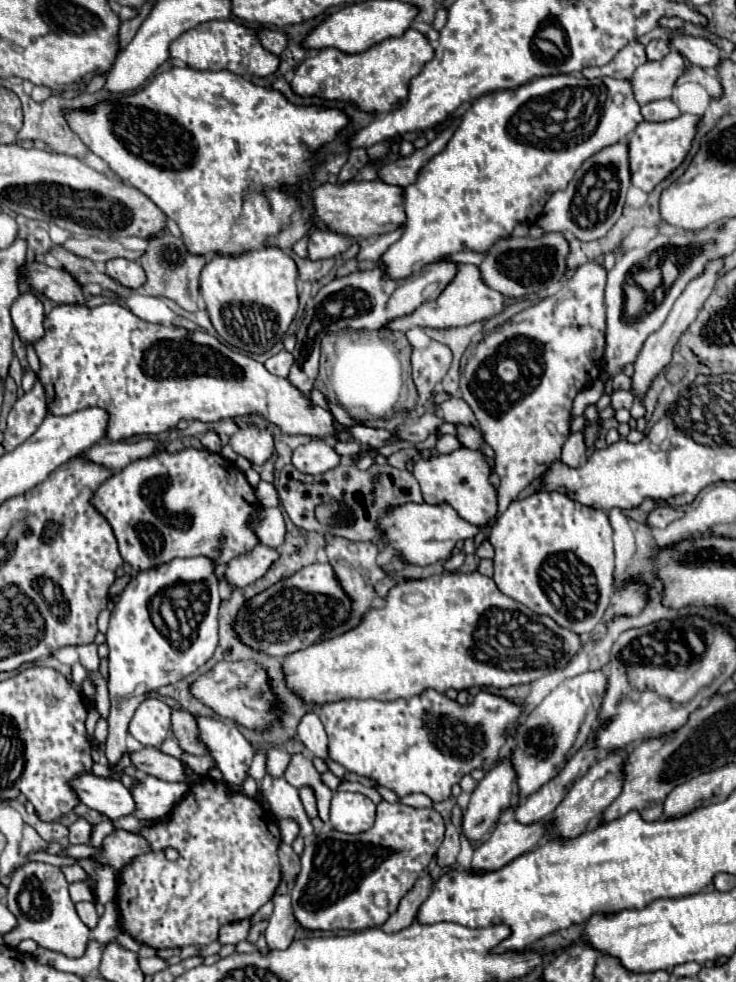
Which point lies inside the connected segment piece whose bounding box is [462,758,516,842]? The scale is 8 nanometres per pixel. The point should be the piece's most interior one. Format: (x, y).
(492, 796)

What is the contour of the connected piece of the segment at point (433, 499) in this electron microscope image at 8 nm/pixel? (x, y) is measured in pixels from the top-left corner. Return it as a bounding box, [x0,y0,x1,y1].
[412,446,498,526]

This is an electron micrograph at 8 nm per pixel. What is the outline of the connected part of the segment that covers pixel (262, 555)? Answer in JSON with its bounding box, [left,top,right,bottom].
[224,546,278,588]

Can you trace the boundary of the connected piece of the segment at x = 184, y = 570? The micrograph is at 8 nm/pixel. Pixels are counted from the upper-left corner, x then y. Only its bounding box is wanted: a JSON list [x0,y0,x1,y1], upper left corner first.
[106,558,218,764]

